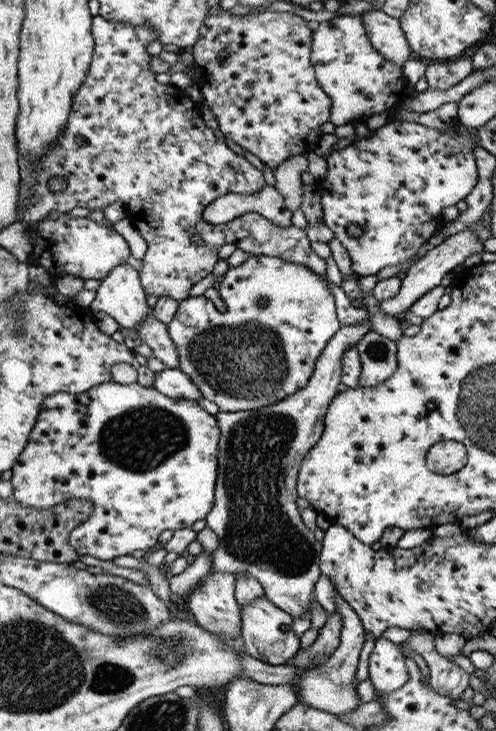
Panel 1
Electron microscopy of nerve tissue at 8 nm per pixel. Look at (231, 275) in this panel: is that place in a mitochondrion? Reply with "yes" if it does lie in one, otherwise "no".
no

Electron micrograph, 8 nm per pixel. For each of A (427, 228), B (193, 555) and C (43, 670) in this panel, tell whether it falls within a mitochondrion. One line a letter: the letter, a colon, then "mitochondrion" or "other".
A: other
B: other
C: mitochondrion

